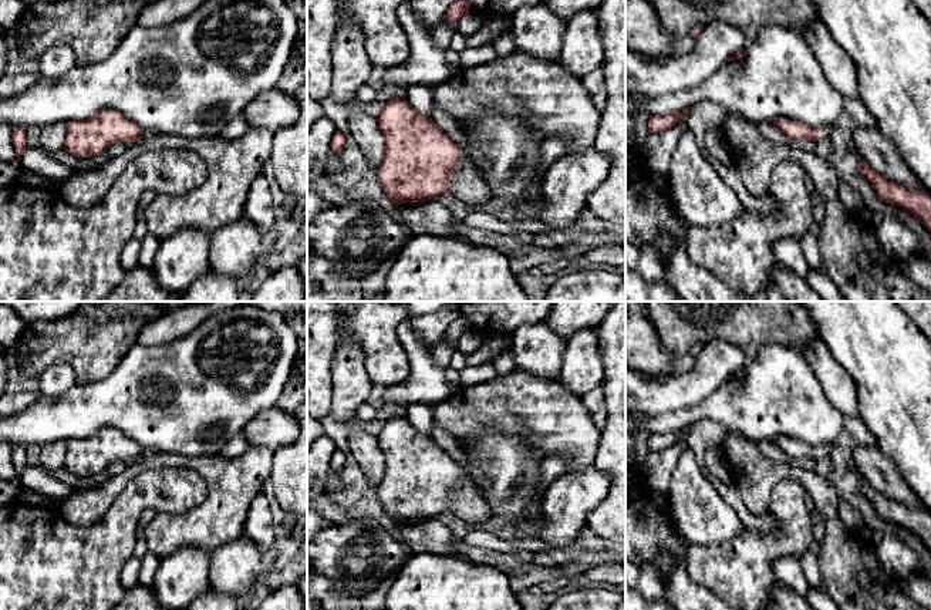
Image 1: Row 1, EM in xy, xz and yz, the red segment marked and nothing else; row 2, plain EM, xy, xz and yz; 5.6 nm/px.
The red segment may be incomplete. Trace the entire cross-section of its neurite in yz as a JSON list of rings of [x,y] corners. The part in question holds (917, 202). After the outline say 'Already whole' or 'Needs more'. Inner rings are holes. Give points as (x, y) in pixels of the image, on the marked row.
[[[863,159],[859,164],[859,172],[874,186],[881,200],[908,210],[931,232],[931,195],[927,191],[914,191],[897,182],[890,182]]]. Already whole

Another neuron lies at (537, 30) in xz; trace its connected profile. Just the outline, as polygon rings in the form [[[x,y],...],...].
[[[546,3],[523,6],[509,17],[515,50],[542,60],[559,60],[566,26]]]

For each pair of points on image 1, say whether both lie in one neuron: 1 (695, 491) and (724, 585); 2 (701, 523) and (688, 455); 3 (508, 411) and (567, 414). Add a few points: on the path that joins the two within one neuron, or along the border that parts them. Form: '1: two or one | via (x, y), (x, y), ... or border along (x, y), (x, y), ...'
1: two | border along (742, 529), (736, 535), (719, 542), (691, 545)
2: one | via (698, 506), (688, 487), (688, 472)
3: one | via (522, 411), (549, 411), (553, 414)

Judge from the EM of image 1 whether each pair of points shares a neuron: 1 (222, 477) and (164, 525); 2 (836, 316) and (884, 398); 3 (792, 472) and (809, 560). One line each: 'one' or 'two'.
1: one
2: one
3: two

